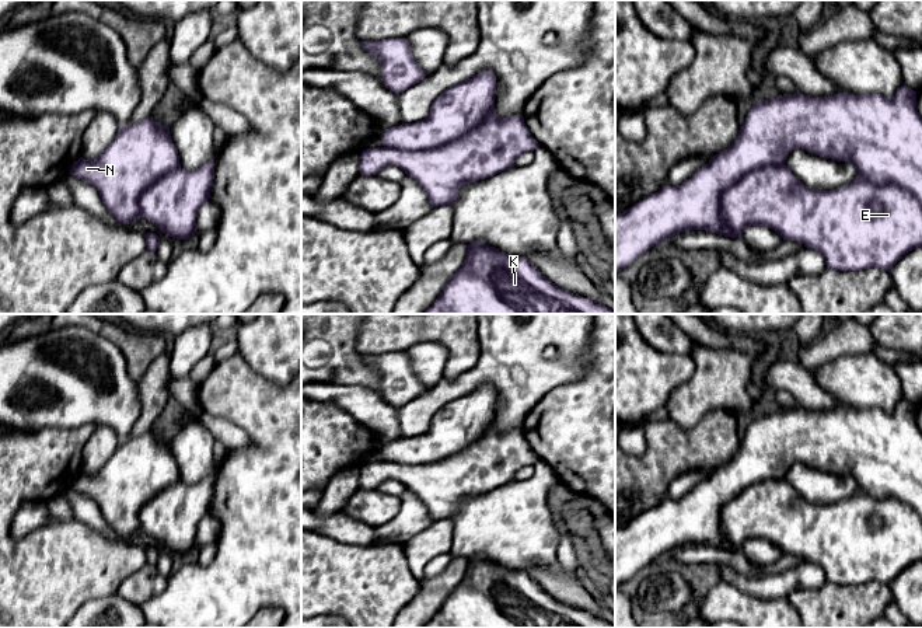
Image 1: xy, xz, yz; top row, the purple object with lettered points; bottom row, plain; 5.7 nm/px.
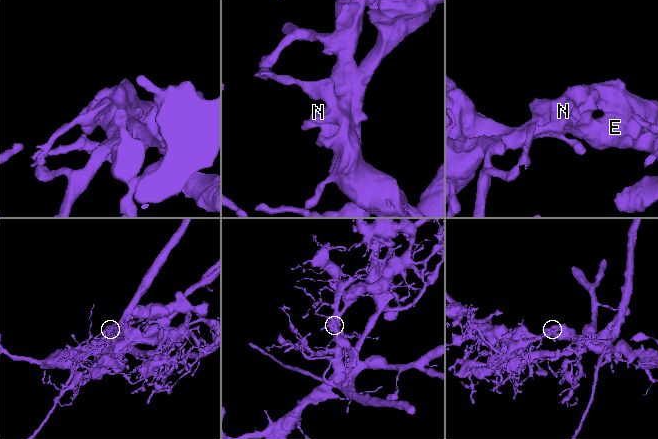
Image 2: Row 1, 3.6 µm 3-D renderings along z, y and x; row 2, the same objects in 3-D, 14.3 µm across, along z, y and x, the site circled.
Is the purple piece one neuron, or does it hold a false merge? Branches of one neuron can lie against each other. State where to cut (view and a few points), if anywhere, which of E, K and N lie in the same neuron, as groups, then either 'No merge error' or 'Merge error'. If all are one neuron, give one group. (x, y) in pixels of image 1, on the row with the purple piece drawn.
Split along xz (493, 105), (477, 126), (440, 146), (416, 150), (384, 147). Groups: E / K N. Merge error

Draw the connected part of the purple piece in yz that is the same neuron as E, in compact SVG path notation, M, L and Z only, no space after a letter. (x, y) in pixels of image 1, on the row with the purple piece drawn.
M786 164L764 165L722 192L720 216L737 236L748 226L766 226L783 240L801 243L818 251L834 271L890 271L911 250L922 248L919 202L893 184L874 184L860 175L846 186L817 191L800 182Z

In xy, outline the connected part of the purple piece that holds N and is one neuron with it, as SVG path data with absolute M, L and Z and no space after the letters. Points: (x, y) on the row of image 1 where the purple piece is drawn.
M149 116L121 128L97 158L80 157L69 174L91 184L119 223L132 224L143 217L139 207L143 192L179 167L170 128Z

